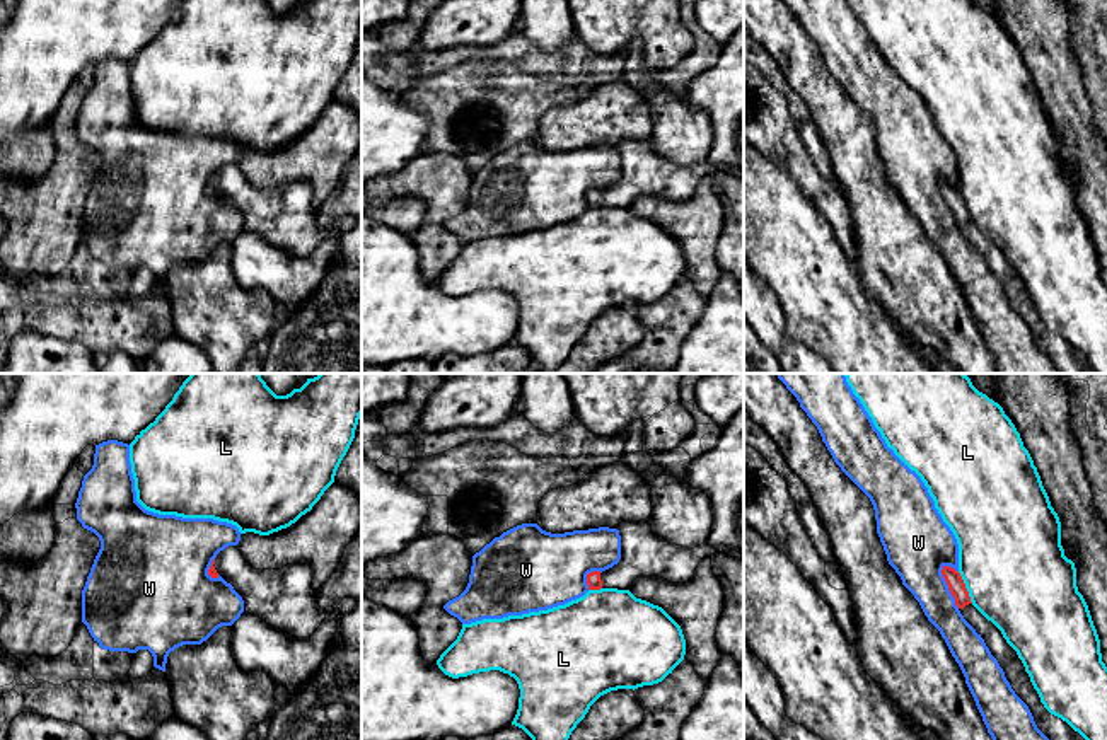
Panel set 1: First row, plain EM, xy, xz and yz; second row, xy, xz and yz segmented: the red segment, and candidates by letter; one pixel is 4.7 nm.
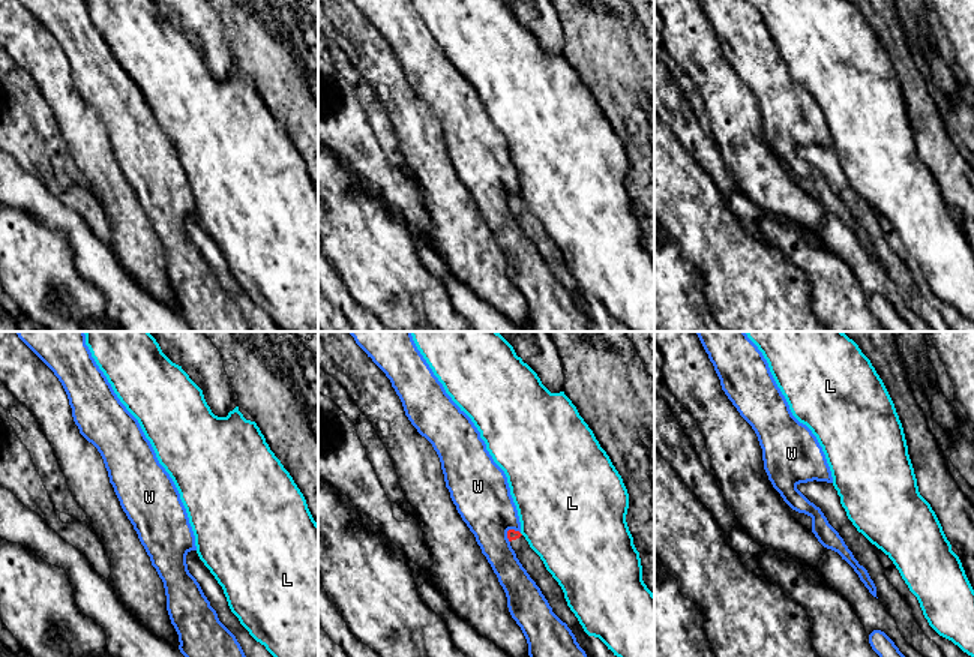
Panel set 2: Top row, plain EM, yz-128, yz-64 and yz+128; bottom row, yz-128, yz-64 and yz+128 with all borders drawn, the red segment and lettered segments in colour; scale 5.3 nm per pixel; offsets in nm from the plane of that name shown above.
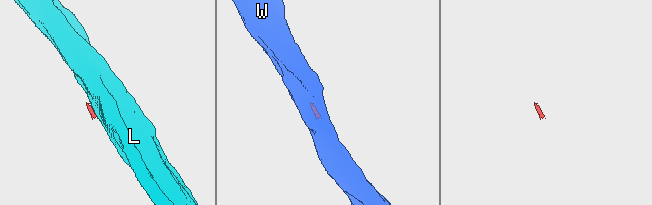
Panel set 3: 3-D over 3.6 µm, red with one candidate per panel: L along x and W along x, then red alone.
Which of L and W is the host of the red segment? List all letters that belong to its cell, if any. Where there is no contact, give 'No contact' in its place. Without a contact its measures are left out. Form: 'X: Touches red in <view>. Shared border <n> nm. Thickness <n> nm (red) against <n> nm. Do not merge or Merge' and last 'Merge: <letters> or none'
L: Touches red in yz. Shared border 170 nm. Thickness 80 nm (red) against 480 nm. Do not merge
W: Touches red in yz. Shared border 220 nm. Thickness 80 nm (red) against 320 nm. Do not merge
Merge: none

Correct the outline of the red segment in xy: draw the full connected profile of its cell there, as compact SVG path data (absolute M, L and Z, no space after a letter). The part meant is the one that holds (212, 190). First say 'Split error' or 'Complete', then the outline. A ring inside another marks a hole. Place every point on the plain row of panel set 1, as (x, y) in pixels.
Split error. M229 164L217 172L208 193L222 194L244 218L244 230L293 256L309 256L326 237L317 222L309 182L287 182L281 188L254 188L237 167Z

